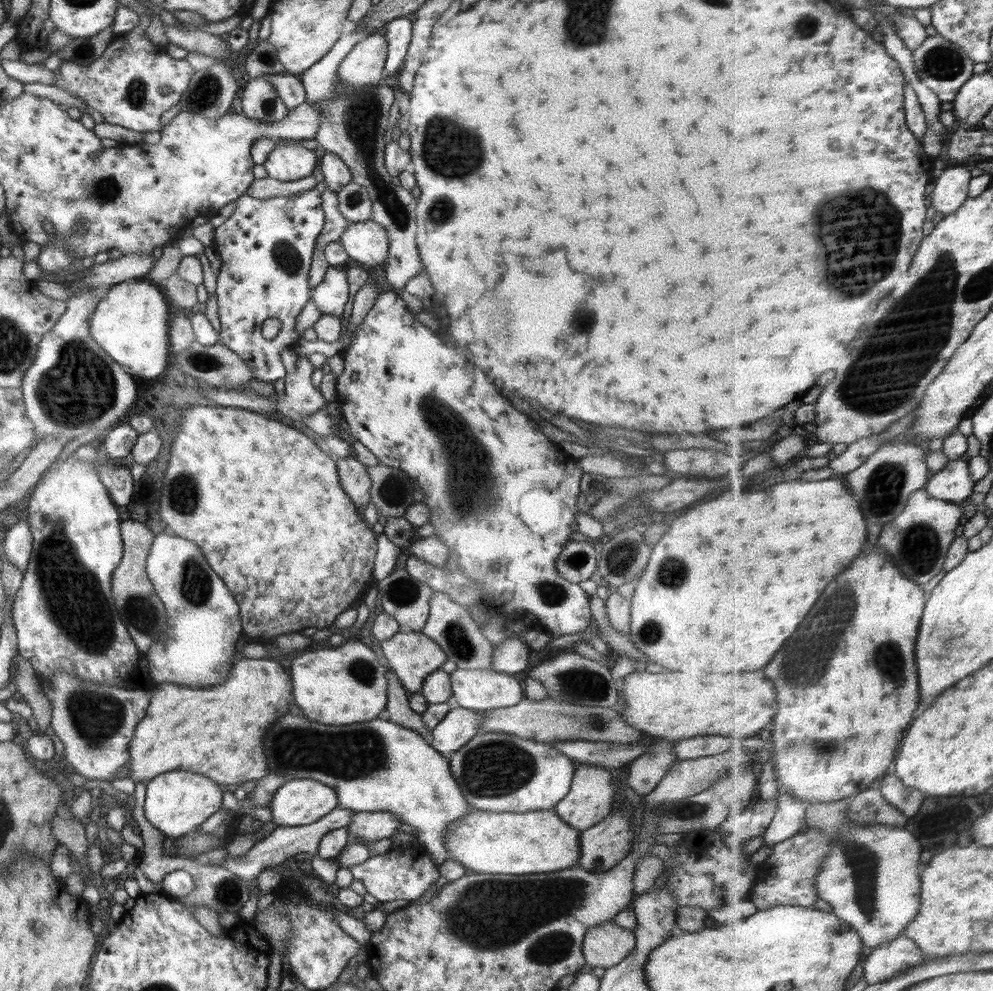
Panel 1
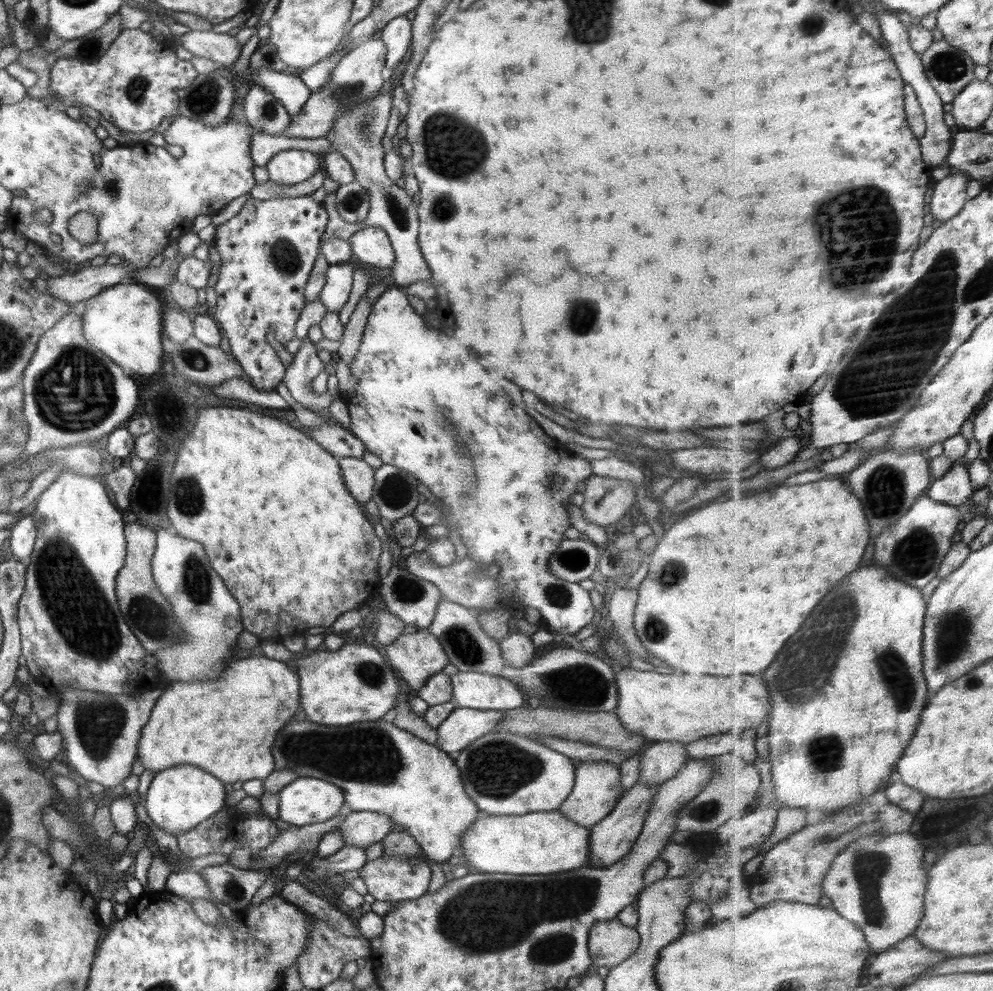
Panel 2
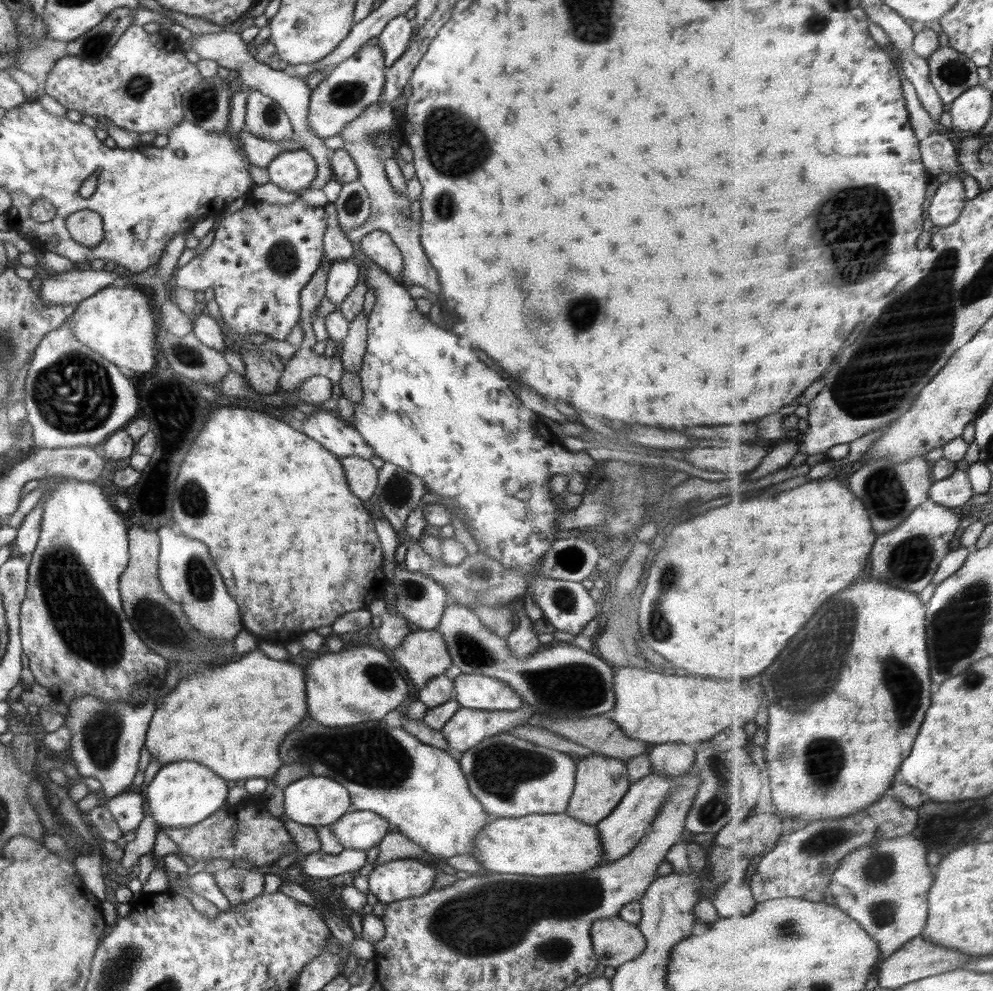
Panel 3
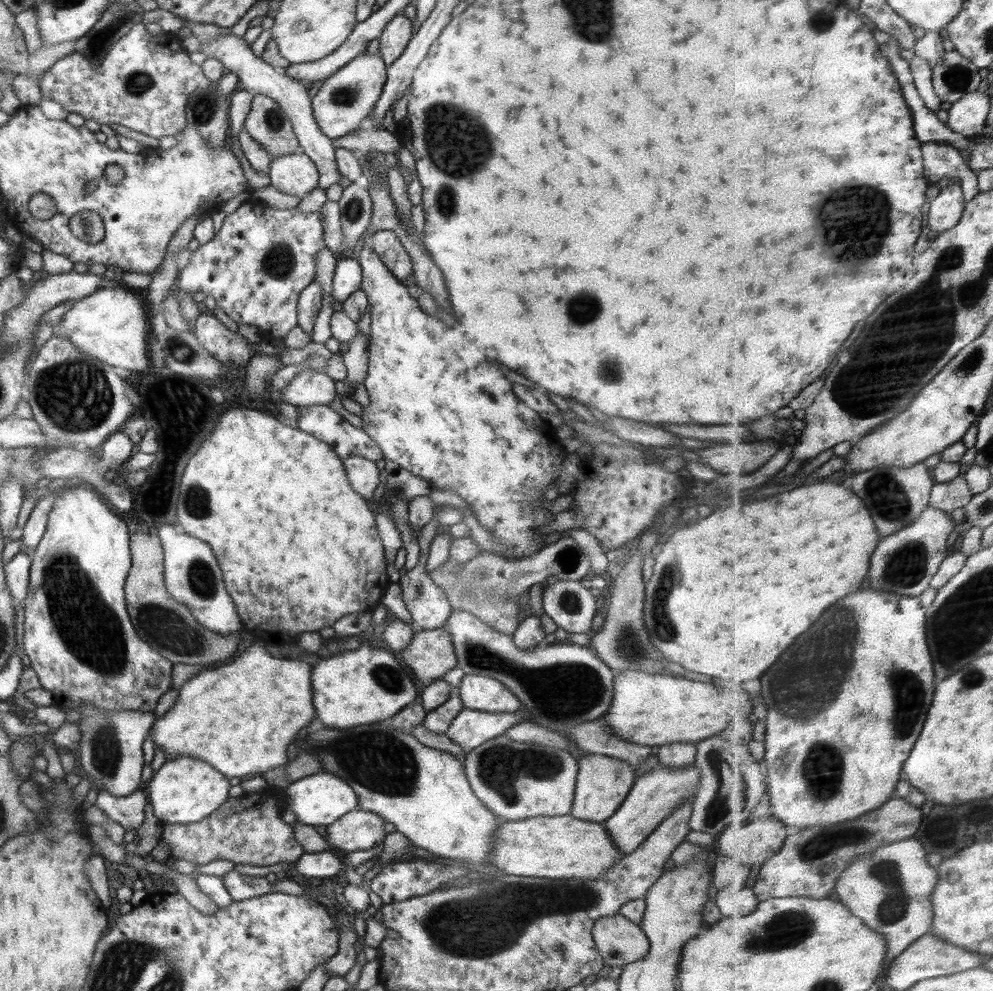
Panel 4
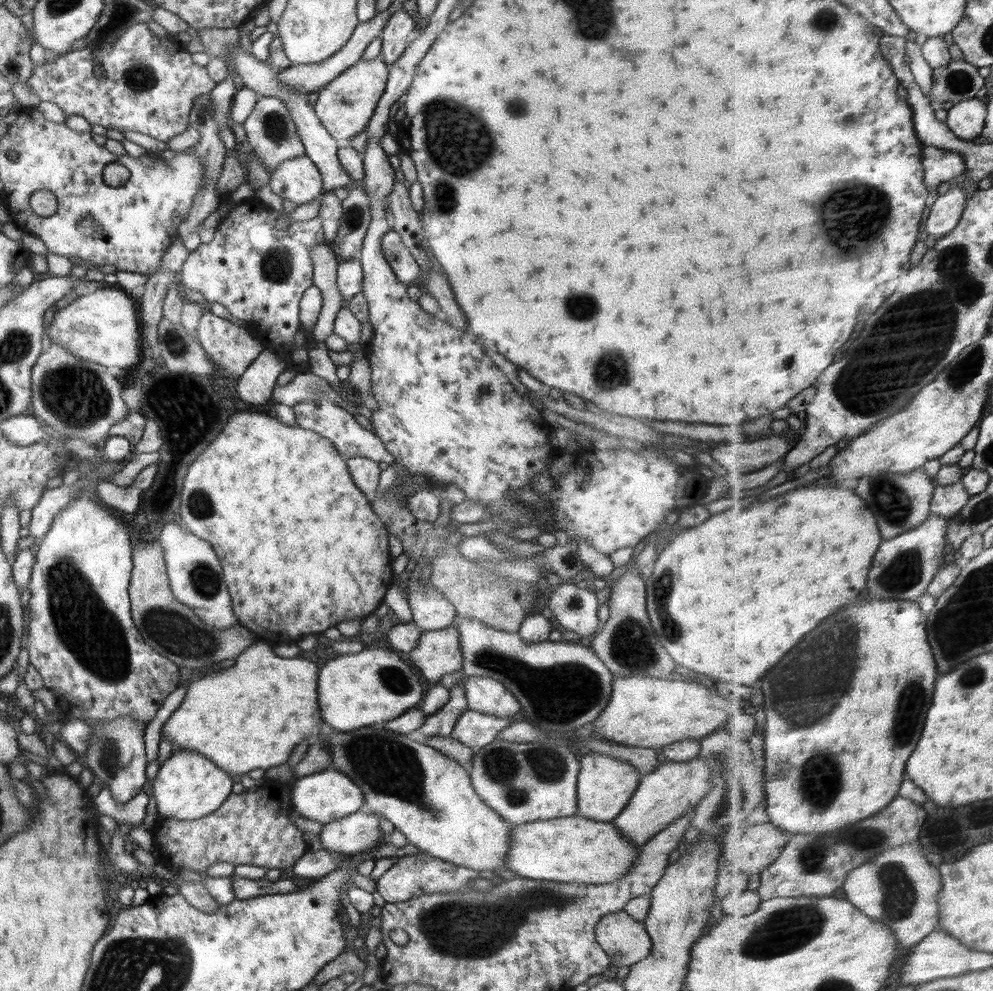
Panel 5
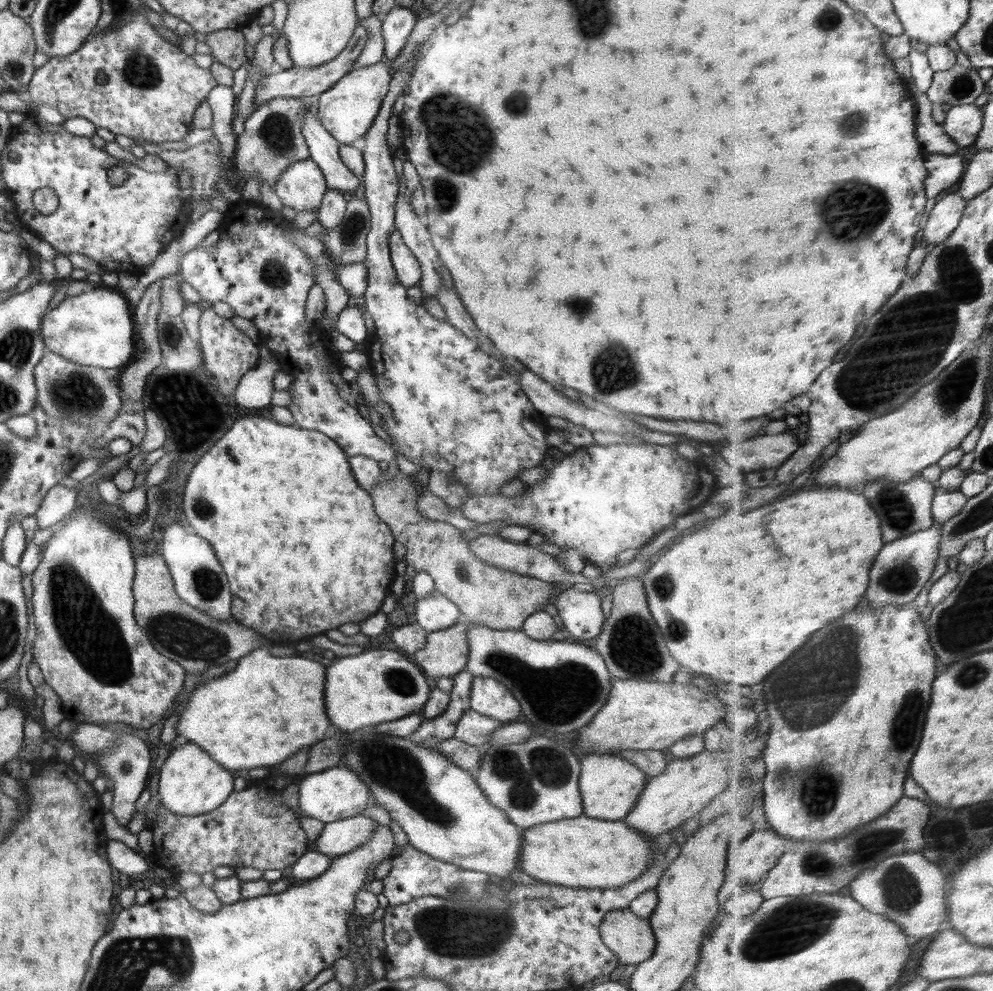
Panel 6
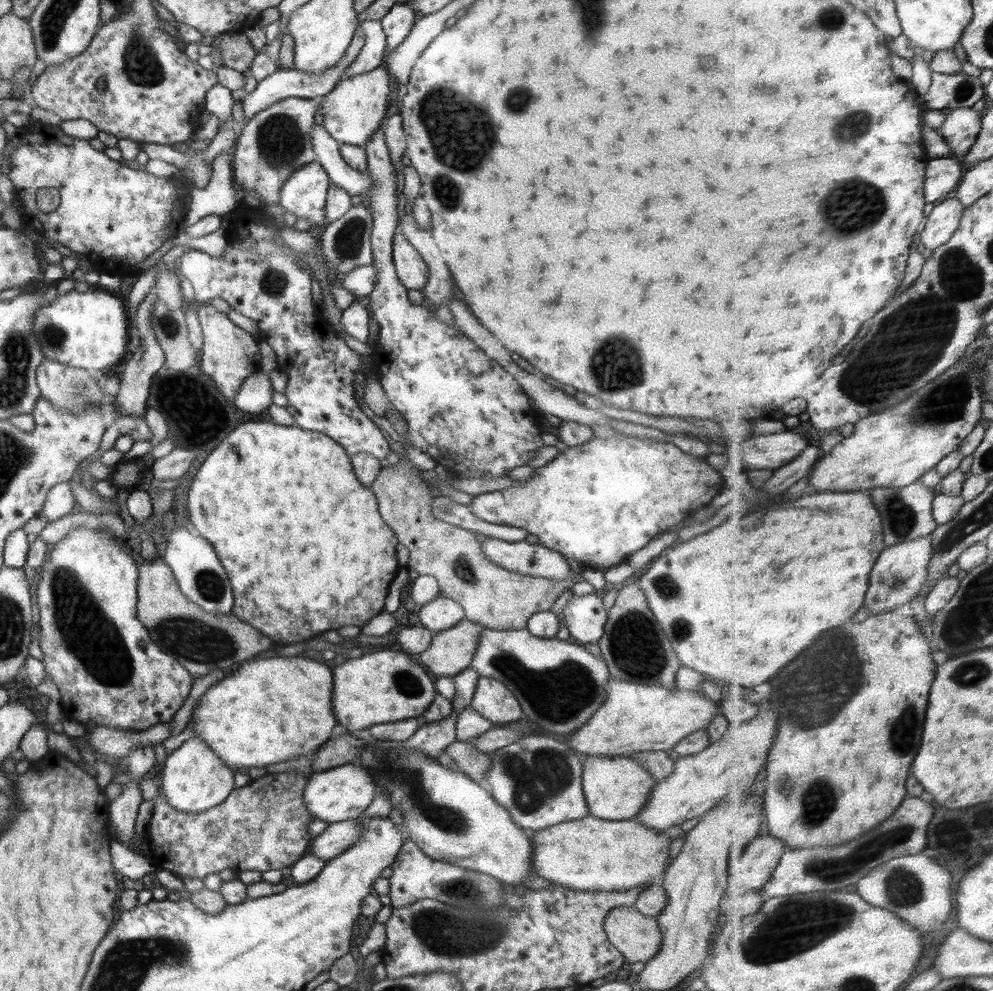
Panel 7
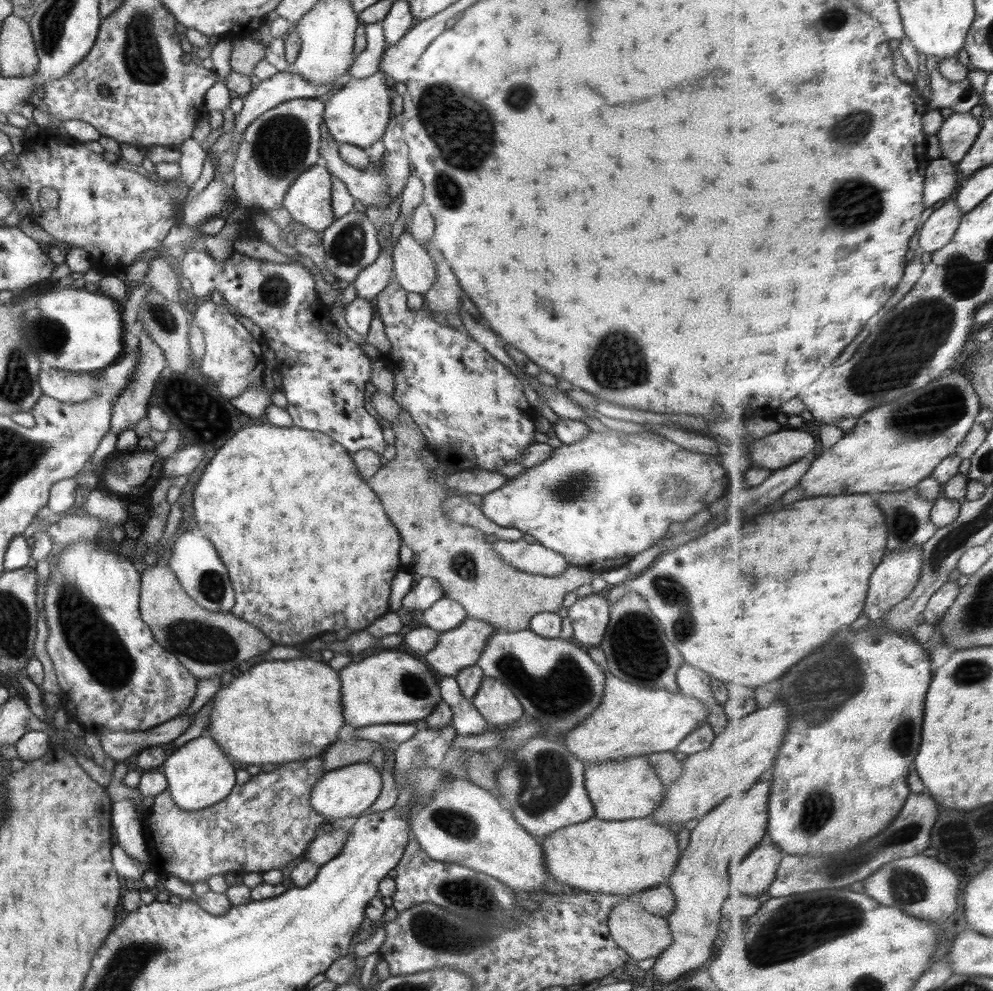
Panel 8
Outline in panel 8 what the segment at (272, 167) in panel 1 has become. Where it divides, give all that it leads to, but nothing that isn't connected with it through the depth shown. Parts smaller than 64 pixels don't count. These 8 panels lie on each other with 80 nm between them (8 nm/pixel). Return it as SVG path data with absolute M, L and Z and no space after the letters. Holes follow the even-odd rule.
M322 162L305 170L284 195L283 207L296 223L322 233L334 221L330 171Z

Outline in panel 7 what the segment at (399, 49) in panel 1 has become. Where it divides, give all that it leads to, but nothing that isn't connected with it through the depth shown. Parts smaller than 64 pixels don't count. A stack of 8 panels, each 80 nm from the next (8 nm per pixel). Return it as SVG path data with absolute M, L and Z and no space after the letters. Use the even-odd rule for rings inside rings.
M397 2L379 20L386 35L387 52L394 52L400 46L400 43L411 32L411 28L418 17L419 15L407 4Z

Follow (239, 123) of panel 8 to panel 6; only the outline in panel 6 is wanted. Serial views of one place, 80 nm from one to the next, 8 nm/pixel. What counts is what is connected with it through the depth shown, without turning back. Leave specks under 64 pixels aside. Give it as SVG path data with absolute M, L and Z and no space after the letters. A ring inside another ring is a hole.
M360 24L355 28L354 34L350 37L346 48L336 56L334 60L318 67L298 67L293 66L288 69L284 69L282 72L272 74L268 78L264 78L260 82L260 86L255 89L254 106L253 109L262 106L265 102L278 97L294 97L297 99L307 99L311 96L318 96L322 94L326 89L330 89L332 85L336 84L340 78L343 78L348 72L353 70L356 60L358 60L364 45L368 38L368 31Z

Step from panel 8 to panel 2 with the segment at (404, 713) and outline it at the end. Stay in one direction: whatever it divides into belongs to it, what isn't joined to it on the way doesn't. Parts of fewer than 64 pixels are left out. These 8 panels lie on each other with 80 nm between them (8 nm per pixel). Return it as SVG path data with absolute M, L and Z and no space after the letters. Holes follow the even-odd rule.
M345 643L339 650L316 652L298 660L300 702L310 722L346 726L364 720L378 720L395 708L399 679L394 669L372 645Z

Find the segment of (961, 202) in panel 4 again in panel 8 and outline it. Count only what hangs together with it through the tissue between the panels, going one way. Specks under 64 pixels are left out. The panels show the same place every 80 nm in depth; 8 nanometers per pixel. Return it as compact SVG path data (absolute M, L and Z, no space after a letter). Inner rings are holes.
M947 200L942 207L934 210L921 229L919 236L921 249L933 254L948 246L965 217L963 207L956 200Z

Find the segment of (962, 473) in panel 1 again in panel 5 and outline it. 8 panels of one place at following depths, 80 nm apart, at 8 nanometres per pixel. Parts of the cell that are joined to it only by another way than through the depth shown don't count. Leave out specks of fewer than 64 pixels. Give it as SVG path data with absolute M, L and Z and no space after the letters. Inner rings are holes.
M962 480L950 486L938 486L931 509L934 514L955 518L972 497Z

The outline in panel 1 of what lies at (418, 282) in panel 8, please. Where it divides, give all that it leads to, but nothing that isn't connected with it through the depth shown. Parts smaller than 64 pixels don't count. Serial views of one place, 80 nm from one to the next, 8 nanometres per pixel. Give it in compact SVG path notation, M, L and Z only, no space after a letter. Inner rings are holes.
M371 218L362 222L349 222L339 241L348 256L360 265L378 266L387 262L389 237L386 229Z

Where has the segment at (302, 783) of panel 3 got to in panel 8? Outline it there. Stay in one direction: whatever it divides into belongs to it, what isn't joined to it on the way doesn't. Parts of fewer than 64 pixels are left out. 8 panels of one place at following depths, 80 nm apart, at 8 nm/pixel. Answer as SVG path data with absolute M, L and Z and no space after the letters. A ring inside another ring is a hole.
M354 763L338 770L325 771L324 776L313 786L310 803L312 810L322 817L337 823L350 823L369 812L382 788L381 771L370 763Z

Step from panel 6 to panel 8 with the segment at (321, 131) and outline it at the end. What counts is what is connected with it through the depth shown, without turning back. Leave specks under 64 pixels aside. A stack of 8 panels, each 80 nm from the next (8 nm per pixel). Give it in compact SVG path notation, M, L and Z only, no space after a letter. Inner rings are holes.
M395 116L390 119L386 125L386 130L382 135L381 140L386 143L385 154L383 156L381 165L370 164L366 169L357 169L350 166L339 155L339 143L330 139L327 141L321 137L320 156L321 162L326 165L331 175L336 175L346 186L348 192L356 199L360 200L367 208L375 206L376 208L385 209L394 201L406 187L406 181L411 175L409 163L409 148L404 142L403 128L399 122L400 116Z

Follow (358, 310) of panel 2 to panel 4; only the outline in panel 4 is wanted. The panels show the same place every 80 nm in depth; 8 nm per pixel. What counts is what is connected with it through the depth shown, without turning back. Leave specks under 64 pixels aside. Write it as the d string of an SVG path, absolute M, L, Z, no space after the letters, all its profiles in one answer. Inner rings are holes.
M357 330L357 335L354 337L354 340L348 342L350 344L348 351L339 355L347 368L346 383L350 382L355 385L364 383L369 361L367 342L366 337Z

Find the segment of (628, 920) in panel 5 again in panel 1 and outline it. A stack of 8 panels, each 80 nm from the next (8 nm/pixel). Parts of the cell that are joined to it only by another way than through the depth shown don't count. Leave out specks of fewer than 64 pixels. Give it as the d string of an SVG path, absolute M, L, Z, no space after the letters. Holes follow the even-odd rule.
M612 920L591 926L585 932L582 950L587 964L607 969L622 962L635 944L633 931L624 930Z

